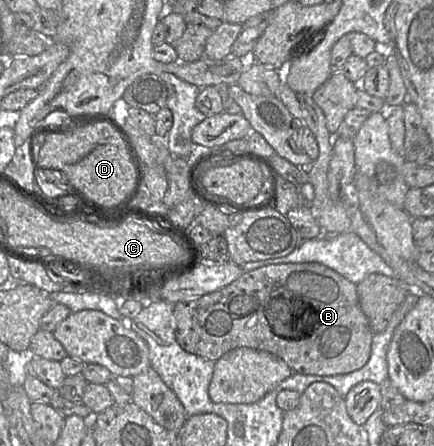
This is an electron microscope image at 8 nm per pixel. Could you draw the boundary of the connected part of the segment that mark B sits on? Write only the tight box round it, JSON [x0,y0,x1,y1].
[174,262,373,376]

